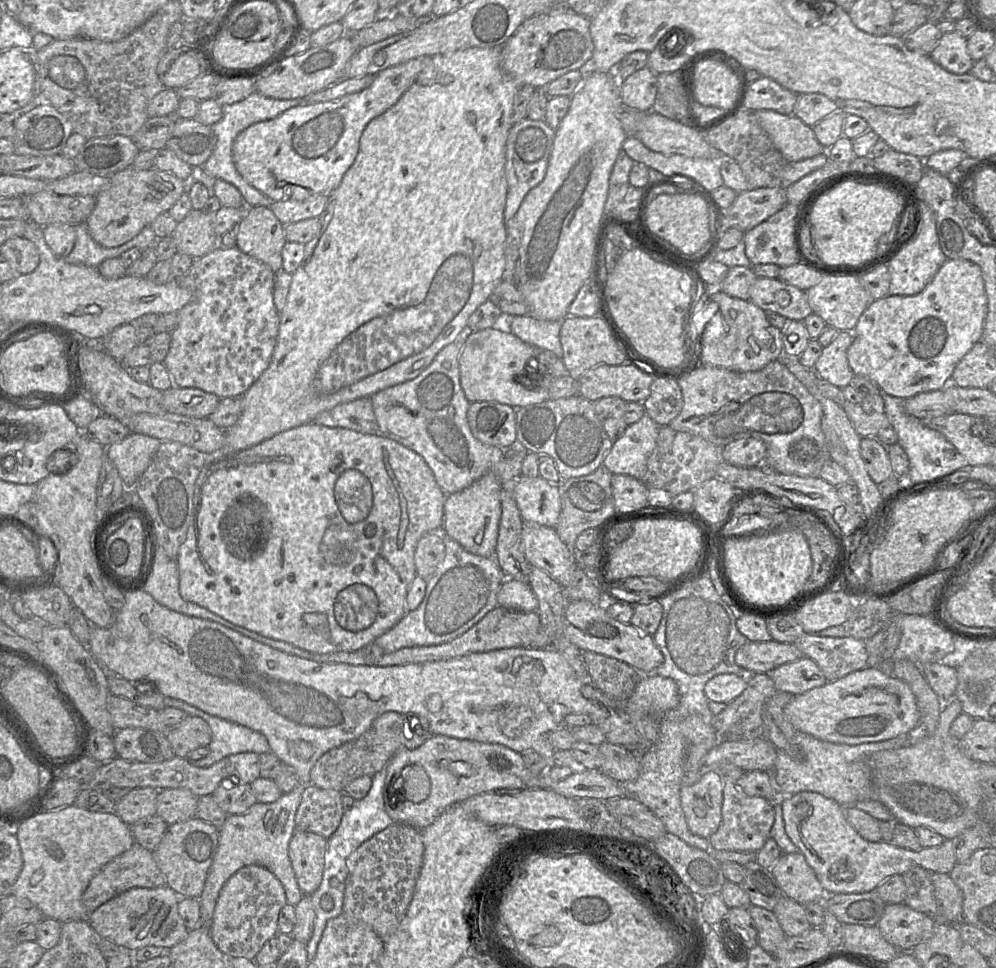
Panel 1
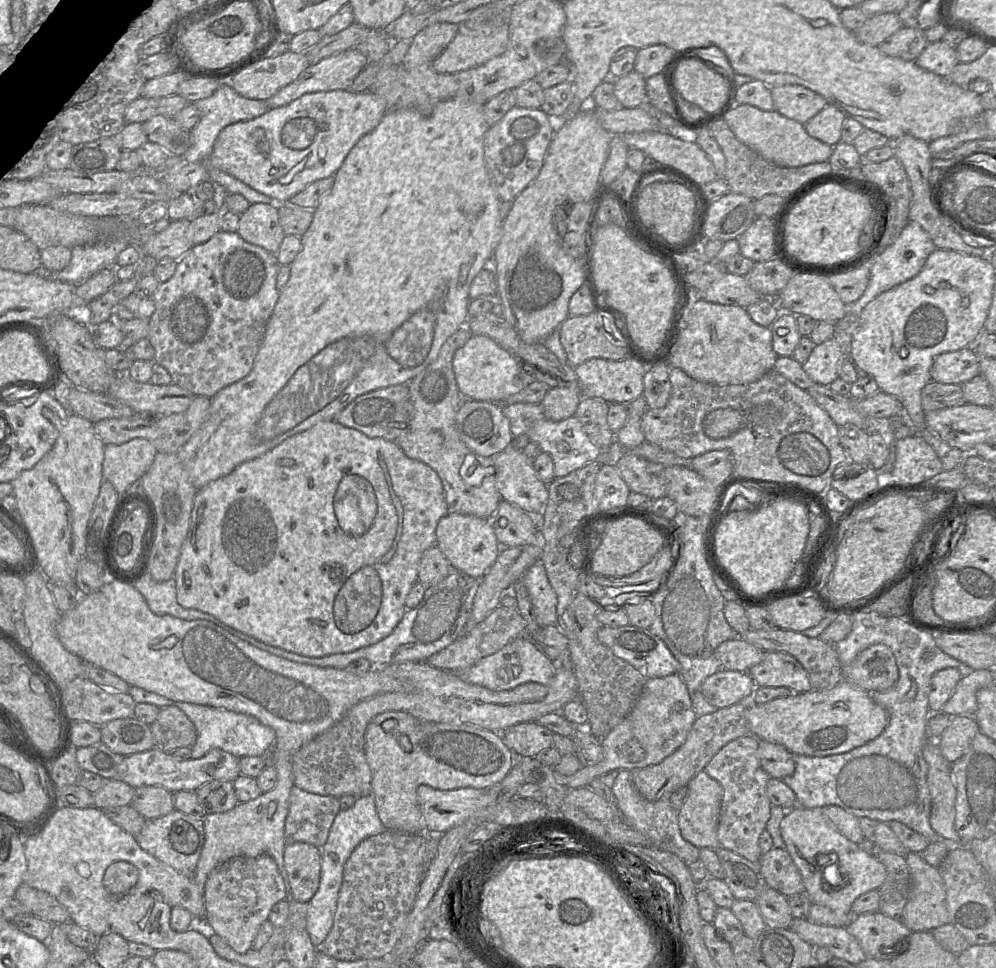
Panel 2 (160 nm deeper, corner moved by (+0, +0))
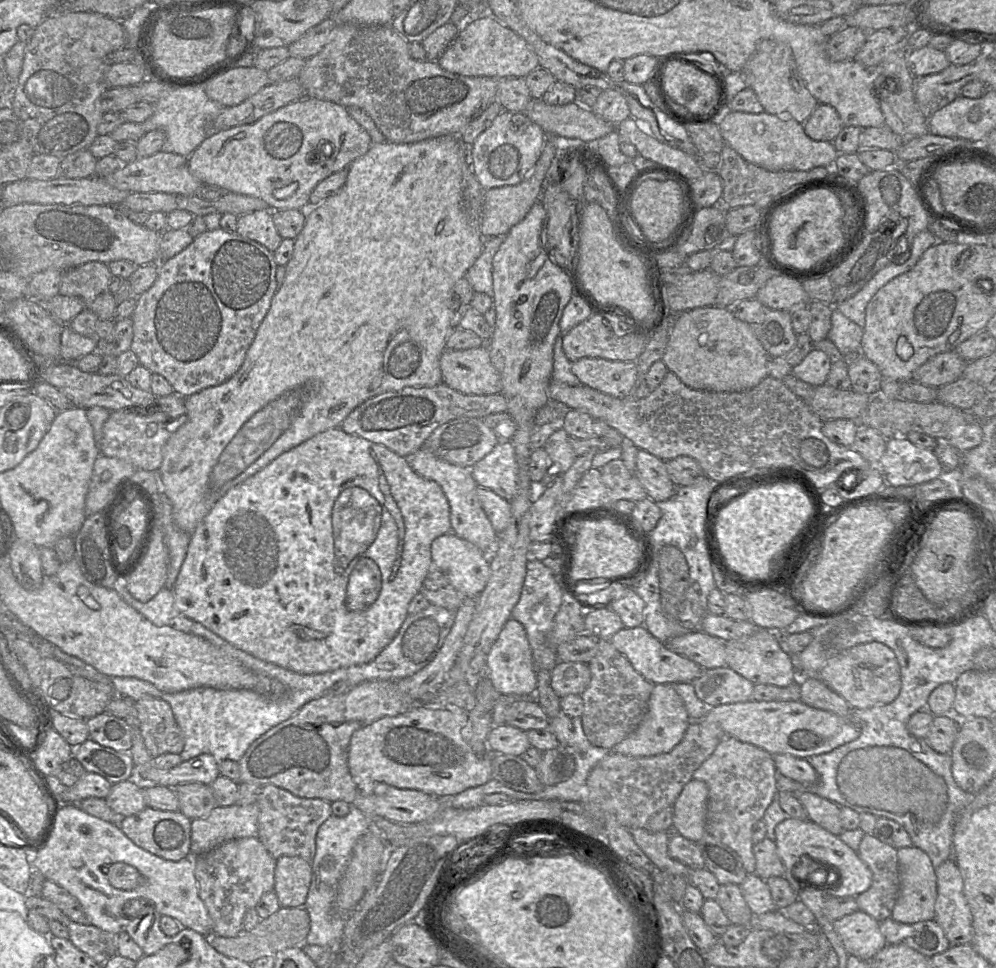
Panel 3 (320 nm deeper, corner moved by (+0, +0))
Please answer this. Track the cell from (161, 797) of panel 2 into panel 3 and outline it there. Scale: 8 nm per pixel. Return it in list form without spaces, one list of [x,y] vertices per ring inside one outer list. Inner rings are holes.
[[[136,778],[112,785],[105,801],[119,817],[134,815],[146,807],[144,787]]]

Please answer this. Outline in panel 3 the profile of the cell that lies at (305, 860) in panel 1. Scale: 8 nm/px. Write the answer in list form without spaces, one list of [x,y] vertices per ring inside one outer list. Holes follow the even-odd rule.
[[[281,856],[274,869],[274,892],[281,907],[305,904],[311,883],[311,864],[298,856]]]

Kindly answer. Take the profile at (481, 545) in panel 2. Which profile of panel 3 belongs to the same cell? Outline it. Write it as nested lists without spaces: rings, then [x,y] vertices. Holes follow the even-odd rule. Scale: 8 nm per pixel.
[[[450,532],[433,540],[431,558],[432,568],[440,570],[463,598],[476,599],[483,592],[490,577],[489,555],[474,544]]]

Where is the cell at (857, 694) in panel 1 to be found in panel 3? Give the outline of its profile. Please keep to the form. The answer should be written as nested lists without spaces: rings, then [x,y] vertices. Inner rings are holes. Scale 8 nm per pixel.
[[[749,700],[712,708],[703,718],[715,721],[726,733],[741,742],[755,745],[771,755],[789,754],[805,758],[831,752],[854,741],[861,733],[860,728],[848,717],[810,707],[801,701],[765,702]]]

